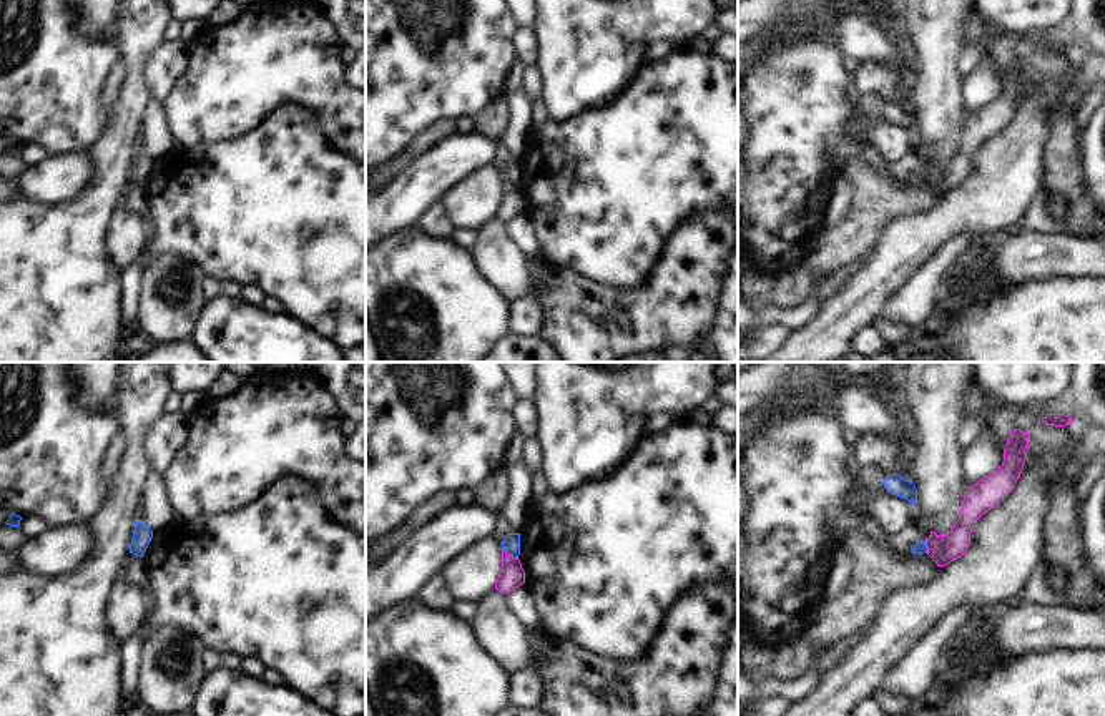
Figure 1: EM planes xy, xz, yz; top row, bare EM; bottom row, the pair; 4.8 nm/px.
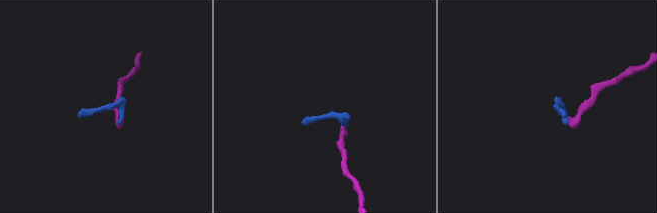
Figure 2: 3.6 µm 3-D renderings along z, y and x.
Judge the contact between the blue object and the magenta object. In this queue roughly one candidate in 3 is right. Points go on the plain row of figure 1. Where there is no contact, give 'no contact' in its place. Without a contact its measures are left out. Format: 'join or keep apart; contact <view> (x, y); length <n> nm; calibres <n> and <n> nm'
keep apart; contact xz (510, 181); length 90 nm; calibres 90 and 120 nm

